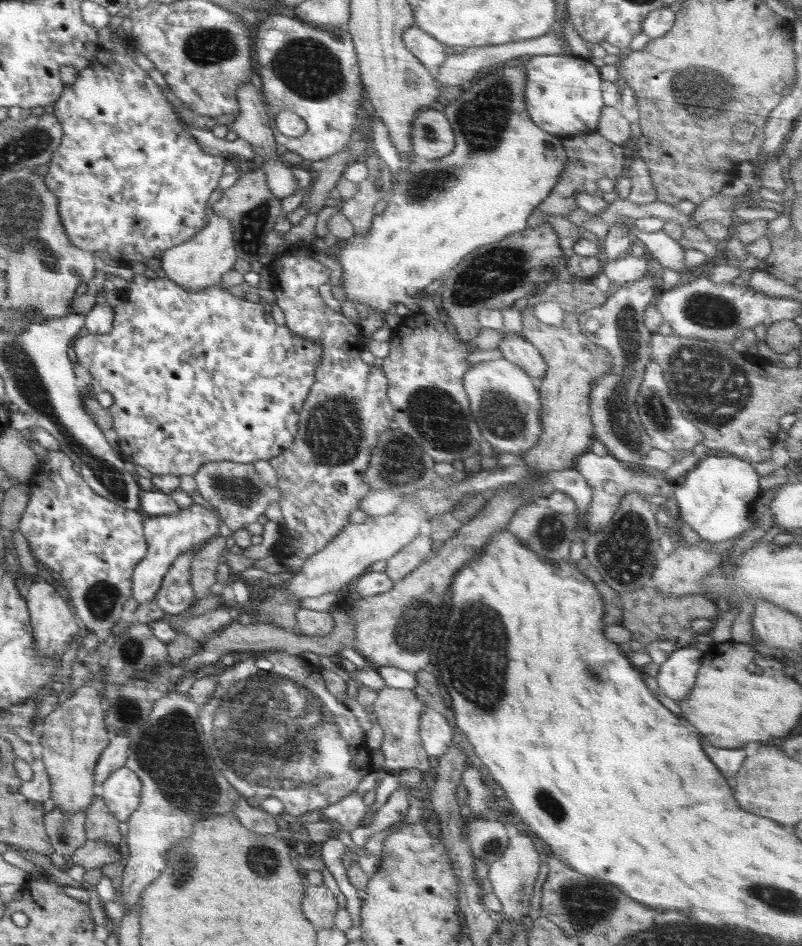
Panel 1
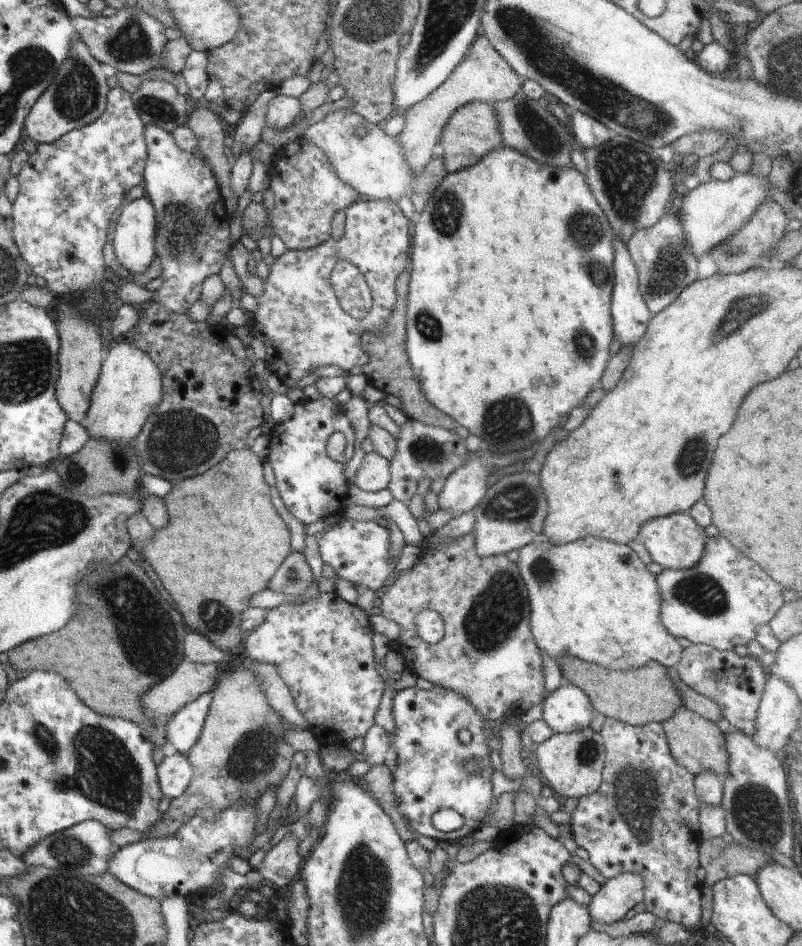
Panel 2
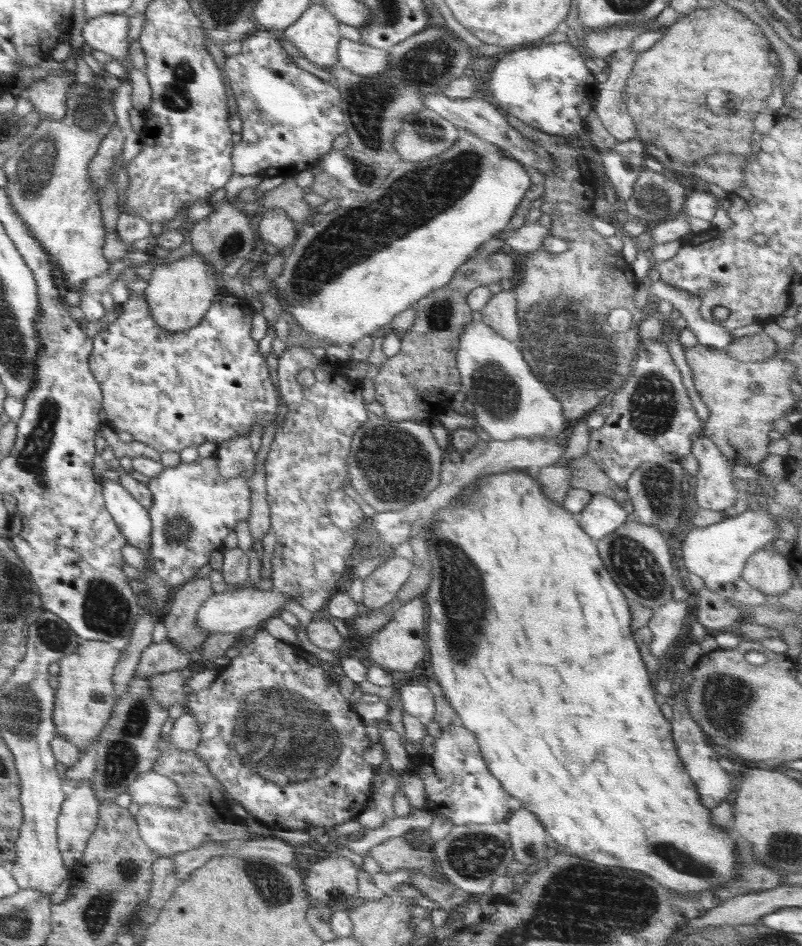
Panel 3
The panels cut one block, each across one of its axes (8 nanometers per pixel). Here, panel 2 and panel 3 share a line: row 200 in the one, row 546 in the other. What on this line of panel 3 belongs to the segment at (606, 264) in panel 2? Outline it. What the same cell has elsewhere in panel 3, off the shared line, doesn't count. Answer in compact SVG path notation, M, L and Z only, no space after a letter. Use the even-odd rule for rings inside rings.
M516 470L492 474L476 480L475 484L476 491L454 498L454 502L436 511L425 523L429 526L427 556L432 565L431 581L422 596L429 612L426 639L426 650L430 653L428 666L432 666L430 673L435 675L445 697L459 715L460 724L476 734L482 758L503 789L511 796L520 798L521 807L534 812L551 838L567 846L569 854L605 867L641 872L678 897L724 888L728 881L736 880L739 869L736 844L732 836L728 836L729 829L722 830L710 822L711 811L699 801L699 792L678 756L671 723L654 701L656 690L650 683L646 665L638 651L637 639L632 636L628 602L606 572L595 546L596 541L585 534L573 513L549 501L536 480L535 472Z

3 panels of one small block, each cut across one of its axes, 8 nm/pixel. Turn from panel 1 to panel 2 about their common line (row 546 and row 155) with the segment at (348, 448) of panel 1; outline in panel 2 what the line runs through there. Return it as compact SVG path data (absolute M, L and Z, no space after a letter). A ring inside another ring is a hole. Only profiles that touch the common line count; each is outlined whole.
M303 137L296 139L276 157L276 171L280 176L278 182L270 180L276 205L268 218L272 235L278 236L287 250L310 250L321 246L331 238L331 223L334 215L348 208L358 198L358 192L344 184L342 178L332 169L332 162L324 152Z

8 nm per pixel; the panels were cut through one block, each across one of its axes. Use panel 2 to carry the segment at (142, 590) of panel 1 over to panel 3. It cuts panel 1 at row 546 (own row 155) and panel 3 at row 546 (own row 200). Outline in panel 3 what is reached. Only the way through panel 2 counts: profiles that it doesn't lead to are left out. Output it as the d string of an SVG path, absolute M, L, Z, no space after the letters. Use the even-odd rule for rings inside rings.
M200 457L197 462L194 462L194 464L180 463L178 466L174 466L174 468L164 467L162 474L160 474L160 476L156 476L156 478L150 479L147 487L150 489L150 492L154 497L154 502L152 503L152 506L150 506L151 550L149 551L149 555L151 556L153 570L156 571L156 574L168 586L182 586L183 584L186 584L190 579L197 576L196 574L202 566L208 563L210 556L212 556L212 552L216 552L216 550L223 551L224 540L235 530L236 525L240 521L247 520L248 515L250 514L250 509L254 503L251 498L251 490L249 489L247 479L242 478L242 476L236 476L236 478L229 479L220 478L220 474L218 474L218 464L216 464L216 460L212 460L212 457Z

